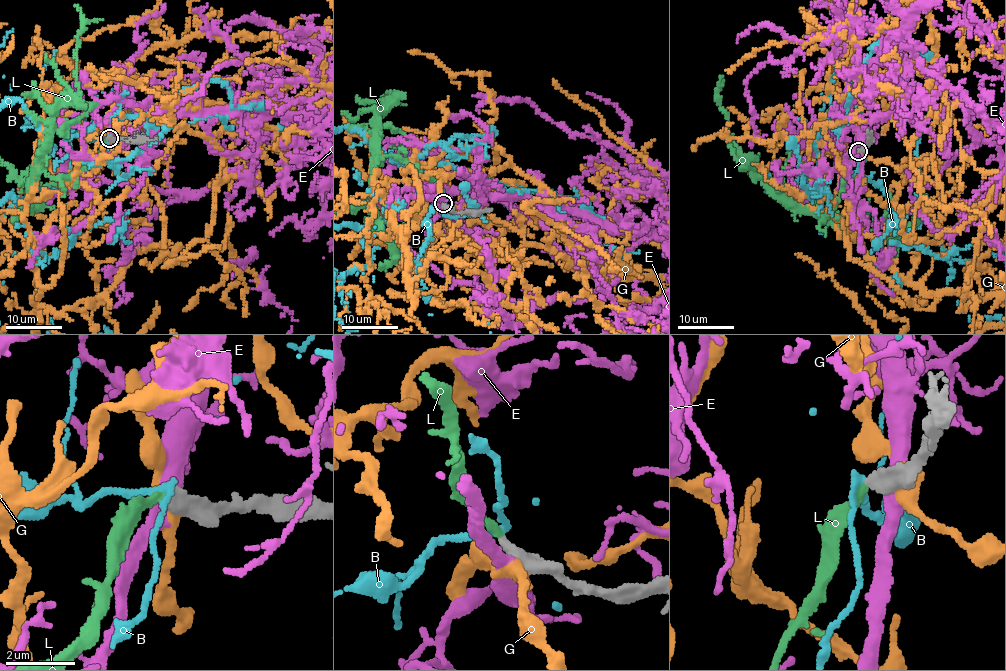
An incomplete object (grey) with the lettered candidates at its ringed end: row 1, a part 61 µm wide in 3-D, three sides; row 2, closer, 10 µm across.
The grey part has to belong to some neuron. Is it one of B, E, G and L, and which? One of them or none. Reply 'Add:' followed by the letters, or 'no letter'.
Add: L

